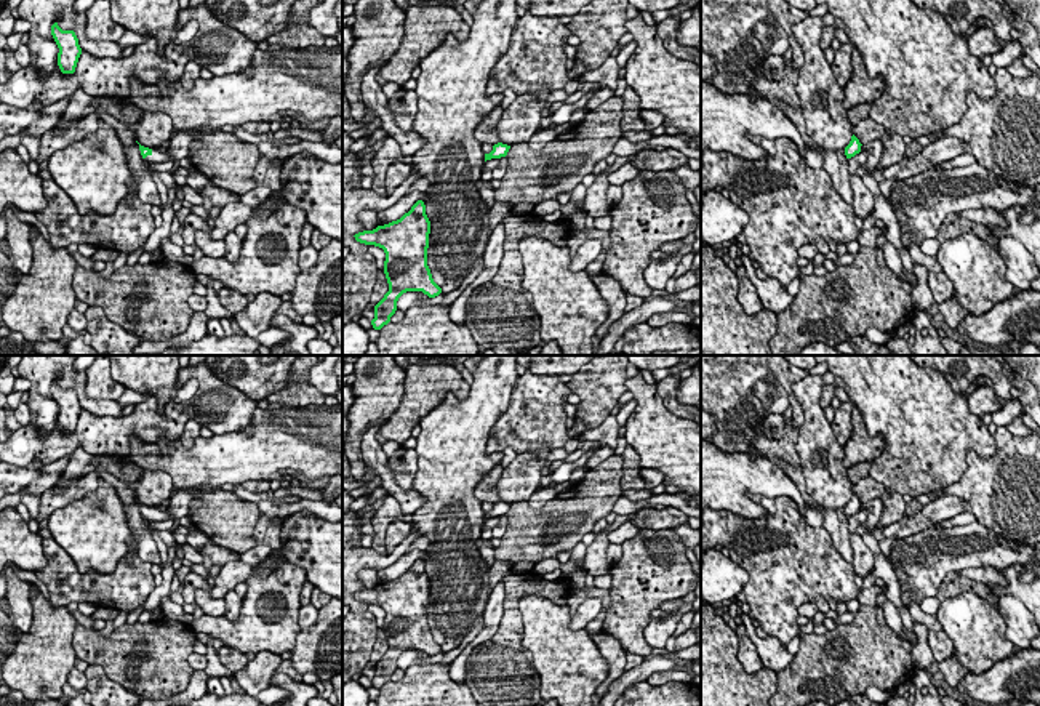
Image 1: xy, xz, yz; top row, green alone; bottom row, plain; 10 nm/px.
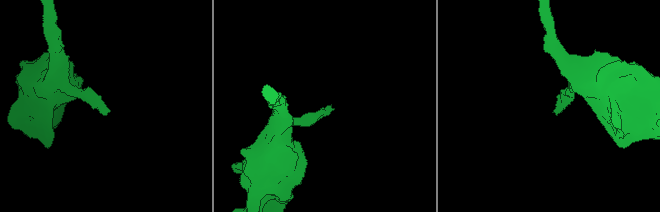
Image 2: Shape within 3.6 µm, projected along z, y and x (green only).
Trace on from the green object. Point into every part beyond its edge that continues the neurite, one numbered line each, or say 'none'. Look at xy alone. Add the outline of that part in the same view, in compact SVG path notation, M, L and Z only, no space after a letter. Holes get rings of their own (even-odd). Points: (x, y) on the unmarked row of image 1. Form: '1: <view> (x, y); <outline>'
1: xy (157, 514); M152 507L152 512L147 514L144 519L160 522L160 520L171 520L171 515L166 509L162 511L162 509Z

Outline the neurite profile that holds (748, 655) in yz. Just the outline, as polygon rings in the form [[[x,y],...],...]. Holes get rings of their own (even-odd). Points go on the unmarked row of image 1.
[[[744,624],[738,626],[736,636],[738,636],[736,656],[741,661],[744,671],[749,674],[758,672],[763,668],[762,658],[757,653],[755,644],[746,634]]]

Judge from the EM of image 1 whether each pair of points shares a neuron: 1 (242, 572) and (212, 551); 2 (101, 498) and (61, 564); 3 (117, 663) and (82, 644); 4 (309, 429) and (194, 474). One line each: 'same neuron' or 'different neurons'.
1: different neurons
2: different neurons
3: same neuron
4: same neuron

